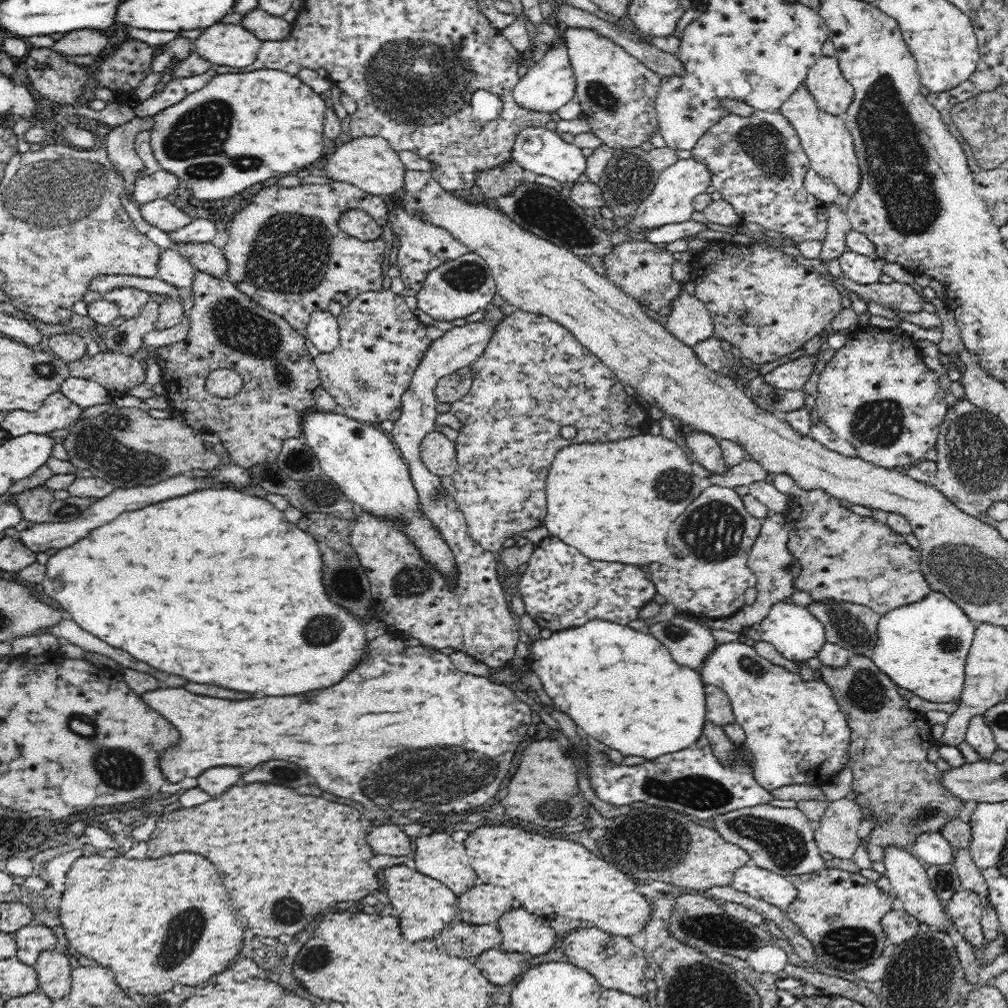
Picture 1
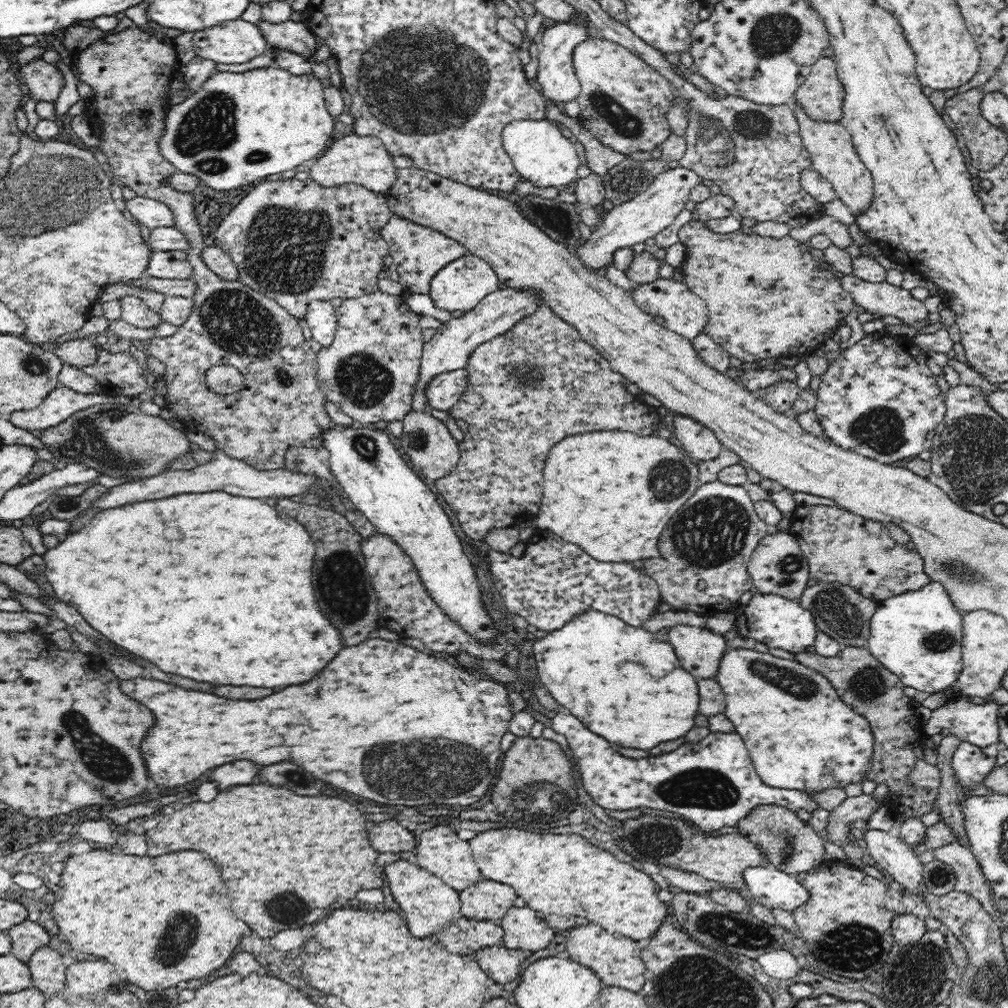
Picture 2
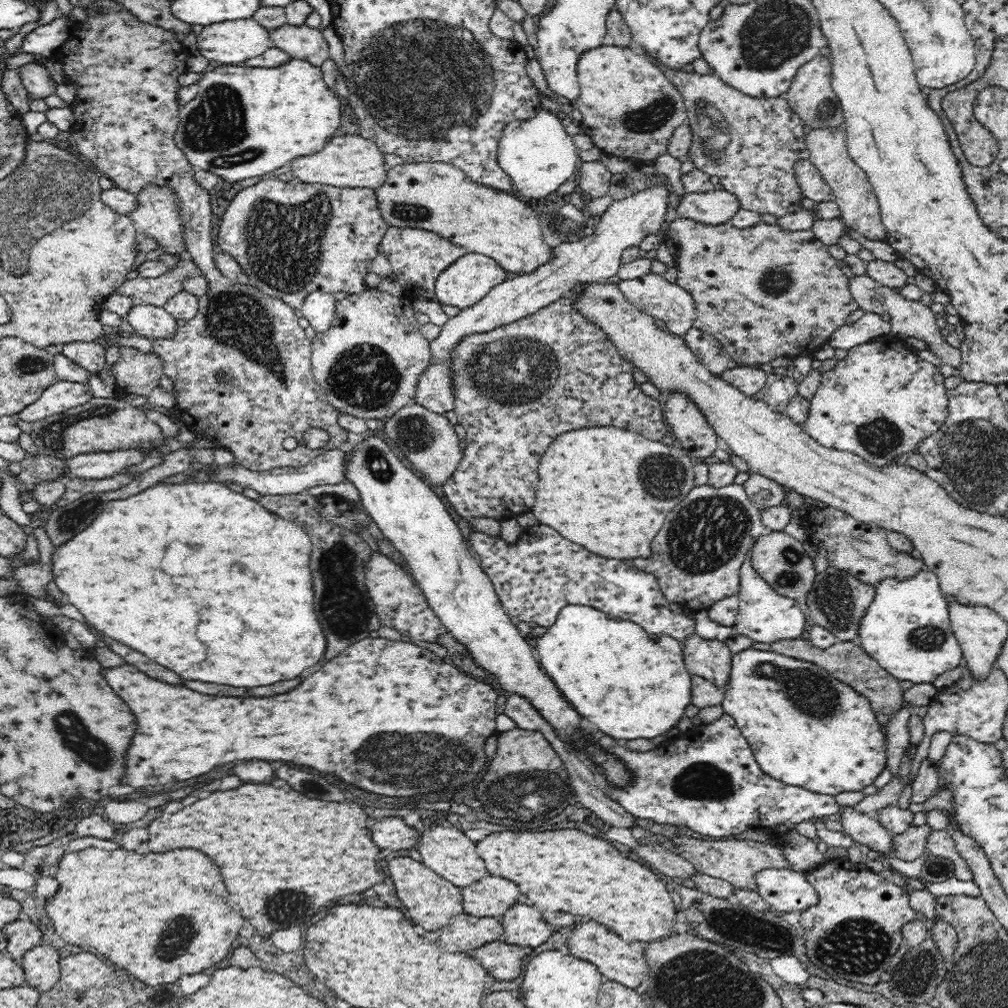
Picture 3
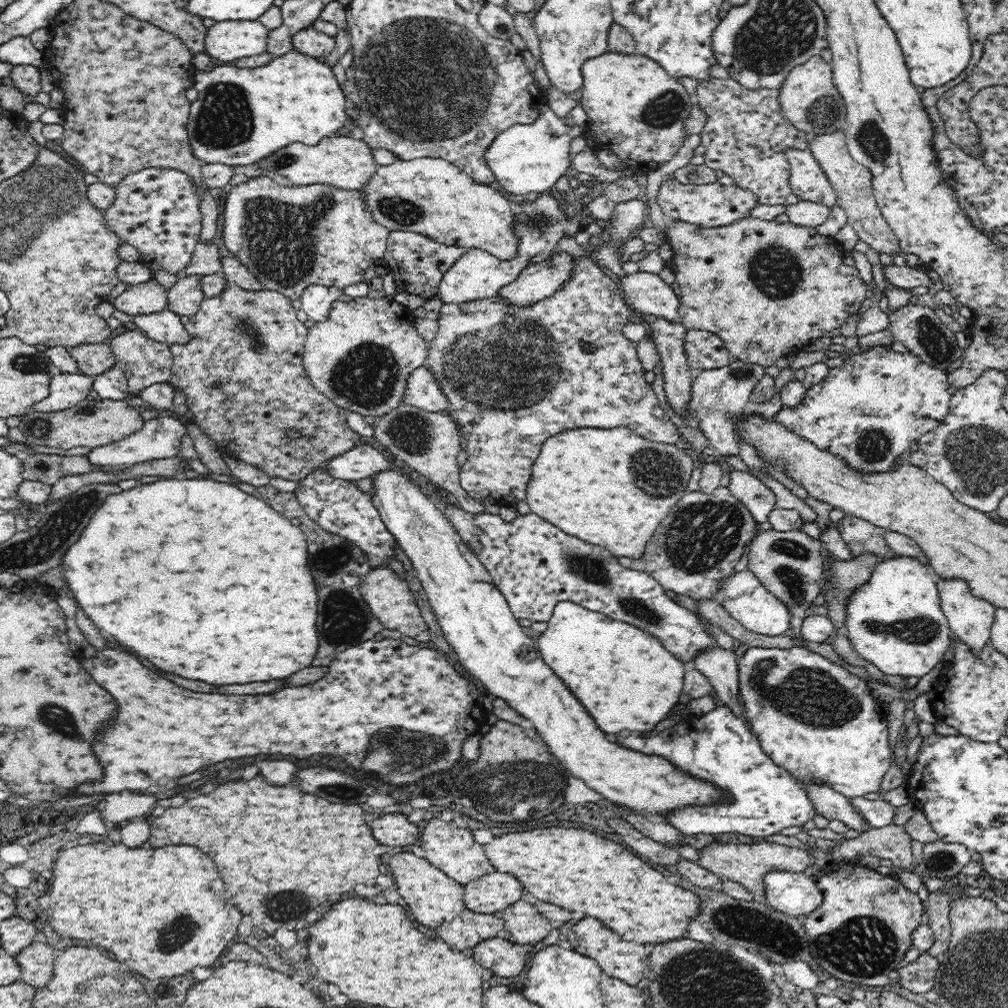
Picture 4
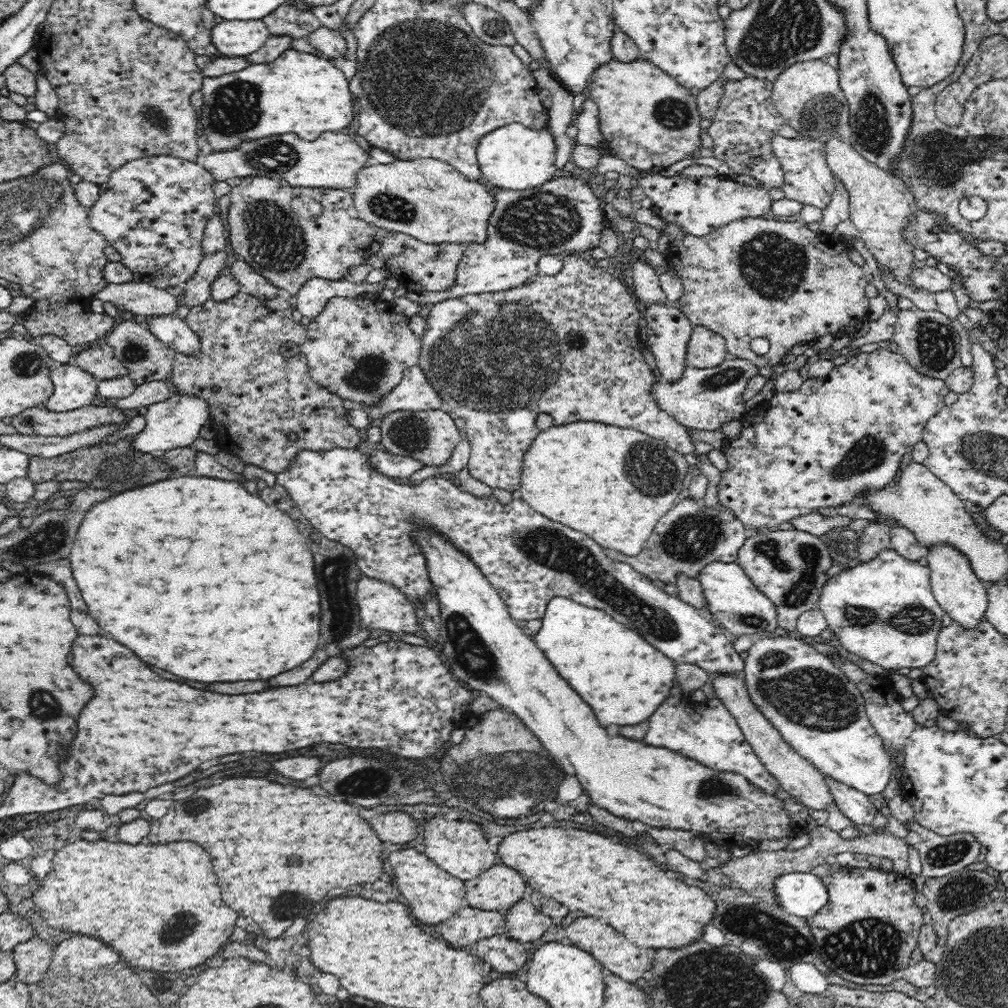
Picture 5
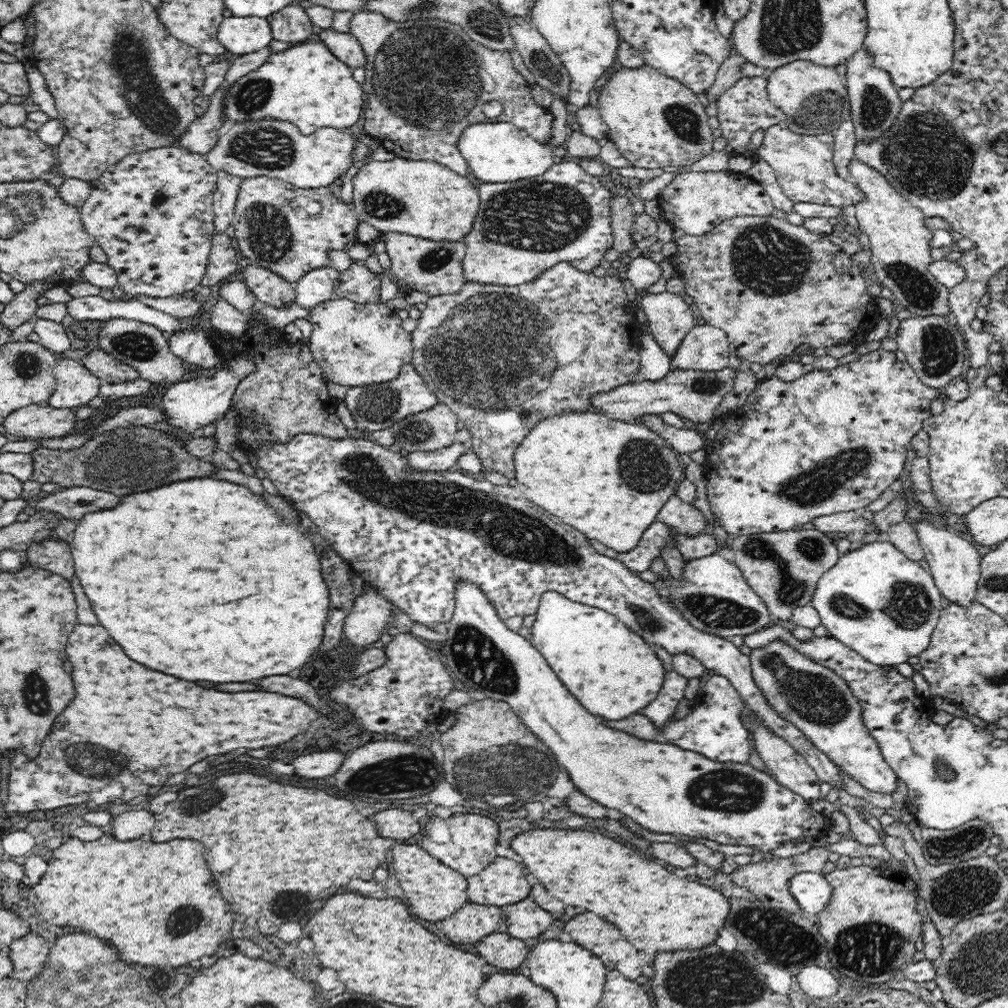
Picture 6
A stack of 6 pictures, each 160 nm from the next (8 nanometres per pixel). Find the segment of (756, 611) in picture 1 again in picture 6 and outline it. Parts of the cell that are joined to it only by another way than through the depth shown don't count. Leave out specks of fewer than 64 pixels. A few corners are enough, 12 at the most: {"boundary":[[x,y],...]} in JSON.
{"boundary":[[809,527],[738,536],[735,565],[790,625],[839,559]]}

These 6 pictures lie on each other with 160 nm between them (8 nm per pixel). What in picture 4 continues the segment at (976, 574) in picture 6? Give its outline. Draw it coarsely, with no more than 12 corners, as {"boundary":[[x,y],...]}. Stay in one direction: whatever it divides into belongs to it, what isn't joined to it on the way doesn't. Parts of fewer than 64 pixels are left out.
{"boundary":[[937,579],[952,633],[978,656],[996,607],[960,579]]}

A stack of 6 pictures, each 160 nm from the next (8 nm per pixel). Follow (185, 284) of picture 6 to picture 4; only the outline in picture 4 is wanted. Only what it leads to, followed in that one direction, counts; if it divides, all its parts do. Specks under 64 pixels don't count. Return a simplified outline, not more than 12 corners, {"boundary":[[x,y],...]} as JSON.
{"boundary":[[145,168],[107,225],[152,272],[190,262],[202,225],[188,175]]}

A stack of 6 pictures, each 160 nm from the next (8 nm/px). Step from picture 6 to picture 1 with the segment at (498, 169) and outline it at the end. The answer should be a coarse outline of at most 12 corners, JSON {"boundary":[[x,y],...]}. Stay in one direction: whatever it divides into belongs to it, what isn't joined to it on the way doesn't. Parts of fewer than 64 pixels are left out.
{"boundary":[[553,127],[518,133],[511,159],[523,170],[572,183],[588,158]]}

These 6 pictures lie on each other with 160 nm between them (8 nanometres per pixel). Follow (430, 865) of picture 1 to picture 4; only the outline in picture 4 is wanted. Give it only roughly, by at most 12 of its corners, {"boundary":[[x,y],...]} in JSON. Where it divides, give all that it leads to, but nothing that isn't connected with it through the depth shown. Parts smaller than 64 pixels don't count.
{"boundary":[[432,818],[425,860],[461,885],[496,871],[471,830]]}

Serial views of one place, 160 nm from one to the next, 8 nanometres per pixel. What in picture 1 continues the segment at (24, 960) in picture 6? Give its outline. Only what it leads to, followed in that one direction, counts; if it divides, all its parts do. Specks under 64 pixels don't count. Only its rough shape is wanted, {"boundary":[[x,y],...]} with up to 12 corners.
{"boundary":[[43,950],[33,967],[52,1000],[71,992],[64,951]]}

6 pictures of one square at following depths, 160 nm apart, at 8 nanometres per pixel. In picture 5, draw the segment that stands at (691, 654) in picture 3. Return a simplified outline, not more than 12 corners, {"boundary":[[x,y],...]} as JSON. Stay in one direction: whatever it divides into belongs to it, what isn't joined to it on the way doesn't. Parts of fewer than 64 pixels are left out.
{"boundary":[[714,674],[715,696],[781,790],[837,810],[825,776],[749,697],[744,675]]}

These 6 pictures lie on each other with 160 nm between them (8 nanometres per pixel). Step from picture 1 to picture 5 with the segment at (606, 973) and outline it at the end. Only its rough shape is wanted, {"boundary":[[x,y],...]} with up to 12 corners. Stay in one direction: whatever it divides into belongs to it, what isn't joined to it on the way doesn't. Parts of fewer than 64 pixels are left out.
{"boundary":[[598,918],[566,928],[607,973],[629,983],[646,978],[650,956]]}

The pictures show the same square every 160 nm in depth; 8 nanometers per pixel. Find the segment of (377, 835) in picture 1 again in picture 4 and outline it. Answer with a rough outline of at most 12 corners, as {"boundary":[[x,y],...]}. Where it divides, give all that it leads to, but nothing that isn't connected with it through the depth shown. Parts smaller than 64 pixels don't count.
{"boundary":[[401,813],[372,822],[372,834],[386,846],[418,843],[421,826]]}

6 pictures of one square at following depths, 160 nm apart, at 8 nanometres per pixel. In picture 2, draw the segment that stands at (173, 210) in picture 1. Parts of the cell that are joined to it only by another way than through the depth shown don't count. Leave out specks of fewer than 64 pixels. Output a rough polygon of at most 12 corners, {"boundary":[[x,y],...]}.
{"boundary":[[137,195],[125,208],[150,230],[175,226],[165,202]]}

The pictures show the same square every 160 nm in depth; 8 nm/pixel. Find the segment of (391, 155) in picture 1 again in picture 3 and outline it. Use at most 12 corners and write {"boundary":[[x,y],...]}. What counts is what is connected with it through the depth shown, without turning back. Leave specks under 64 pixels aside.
{"boundary":[[358,135],[292,162],[302,182],[376,190],[384,154]]}

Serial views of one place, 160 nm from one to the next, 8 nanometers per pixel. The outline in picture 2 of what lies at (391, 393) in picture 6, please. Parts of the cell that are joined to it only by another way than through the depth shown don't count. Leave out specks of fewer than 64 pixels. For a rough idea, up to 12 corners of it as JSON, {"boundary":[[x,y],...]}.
{"boundary":[[465,369],[434,377],[430,408],[450,411],[466,392]]}

